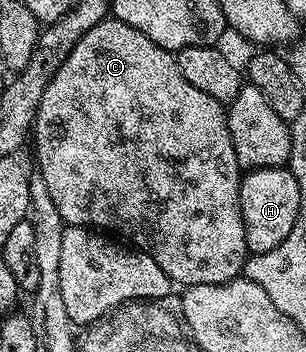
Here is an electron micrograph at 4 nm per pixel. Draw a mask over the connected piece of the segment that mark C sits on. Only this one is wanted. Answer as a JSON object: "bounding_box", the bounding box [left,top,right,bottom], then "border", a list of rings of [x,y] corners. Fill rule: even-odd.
{"bounding_box":[34,17,250,288],"border":[[[115,17],[103,19],[101,23],[94,25],[94,29],[90,29],[90,33],[86,33],[86,37],[82,37],[82,41],[74,45],[70,57],[62,61],[58,73],[54,73],[50,85],[46,85],[42,101],[36,110],[34,139],[35,135],[36,163],[40,166],[38,174],[46,183],[50,197],[53,198],[54,205],[57,206],[58,213],[67,226],[103,229],[105,232],[117,231],[118,234],[125,235],[129,239],[127,242],[135,250],[142,251],[154,257],[154,261],[158,261],[162,273],[166,273],[173,284],[184,283],[185,288],[228,283],[243,272],[245,260],[248,259],[250,252],[240,212],[242,168],[234,153],[225,104],[219,103],[202,89],[194,89],[194,85],[190,85],[190,81],[182,77],[175,54],[150,41],[146,33],[138,33],[138,29],[126,25]]]}

